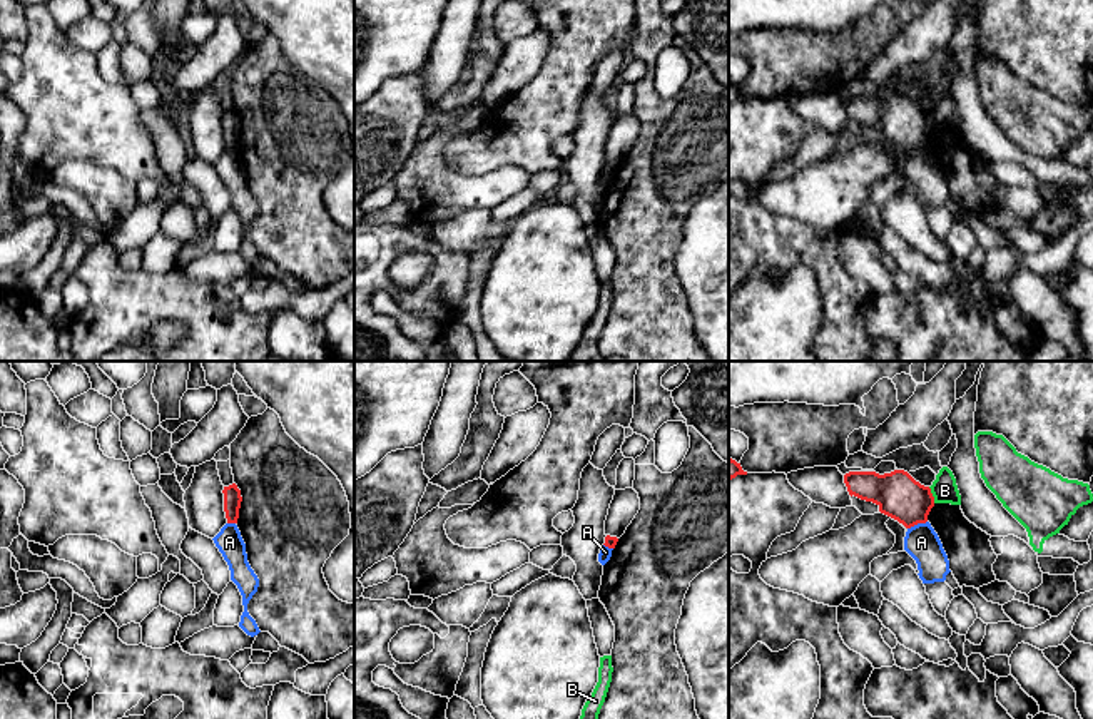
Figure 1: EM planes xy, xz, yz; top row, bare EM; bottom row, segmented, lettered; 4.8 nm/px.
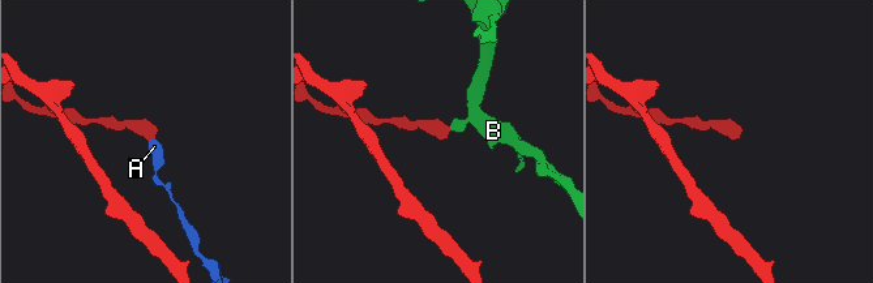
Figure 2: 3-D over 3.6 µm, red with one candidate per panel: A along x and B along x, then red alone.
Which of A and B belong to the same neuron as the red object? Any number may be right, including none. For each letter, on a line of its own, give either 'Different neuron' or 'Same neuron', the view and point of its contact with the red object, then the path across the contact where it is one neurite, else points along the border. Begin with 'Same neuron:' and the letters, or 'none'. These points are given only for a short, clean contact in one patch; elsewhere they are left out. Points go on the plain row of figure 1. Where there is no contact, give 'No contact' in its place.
Same neuron: none
A: Different neuron. Touches red at yz (916, 149). Boundary: yz (926, 146), (908, 154)
B: Different neuron. Touches red at yz (931, 121). Boundary: yz (928, 112), (935, 127)

